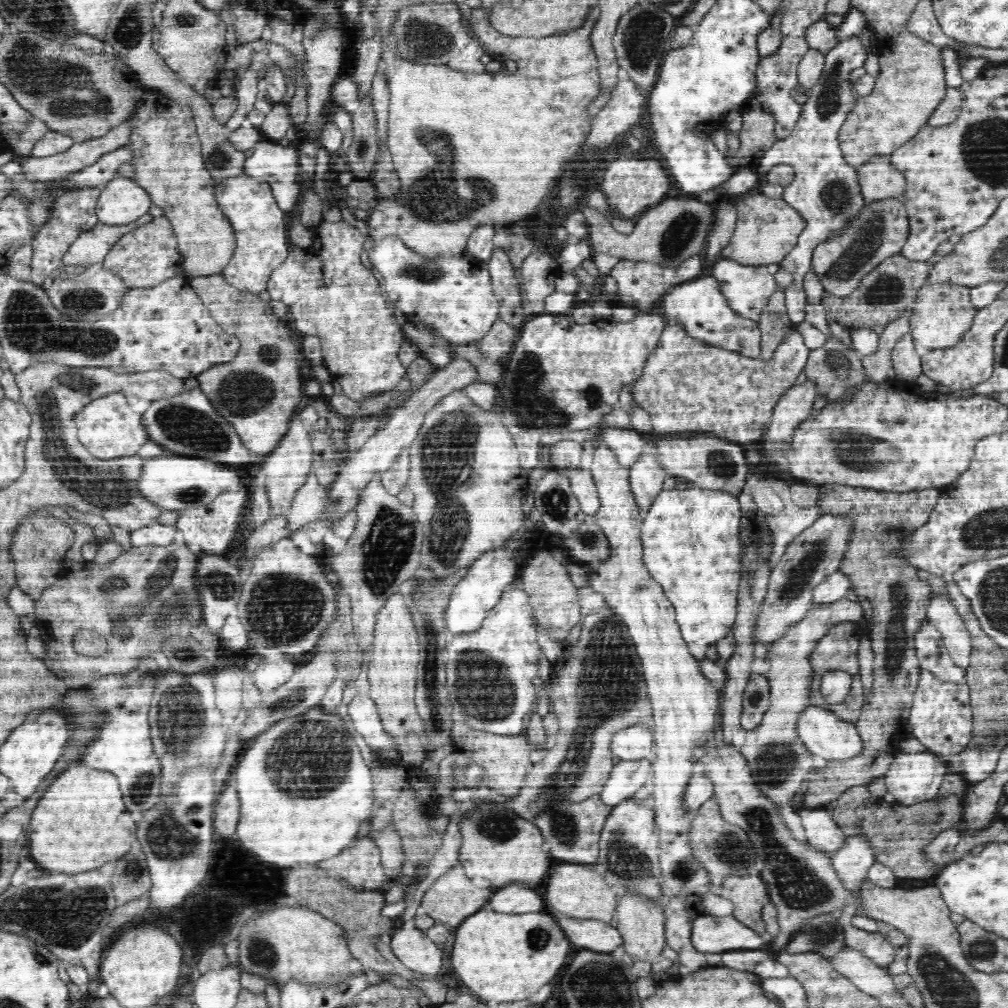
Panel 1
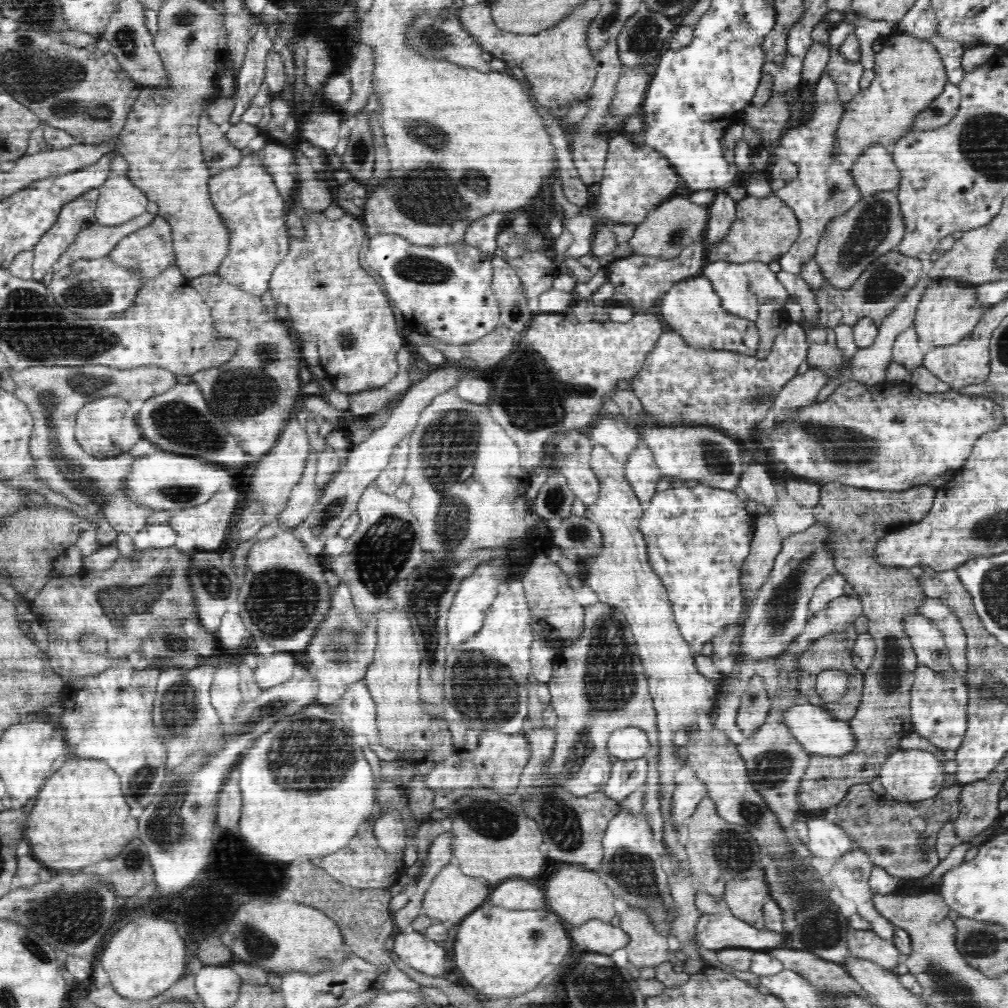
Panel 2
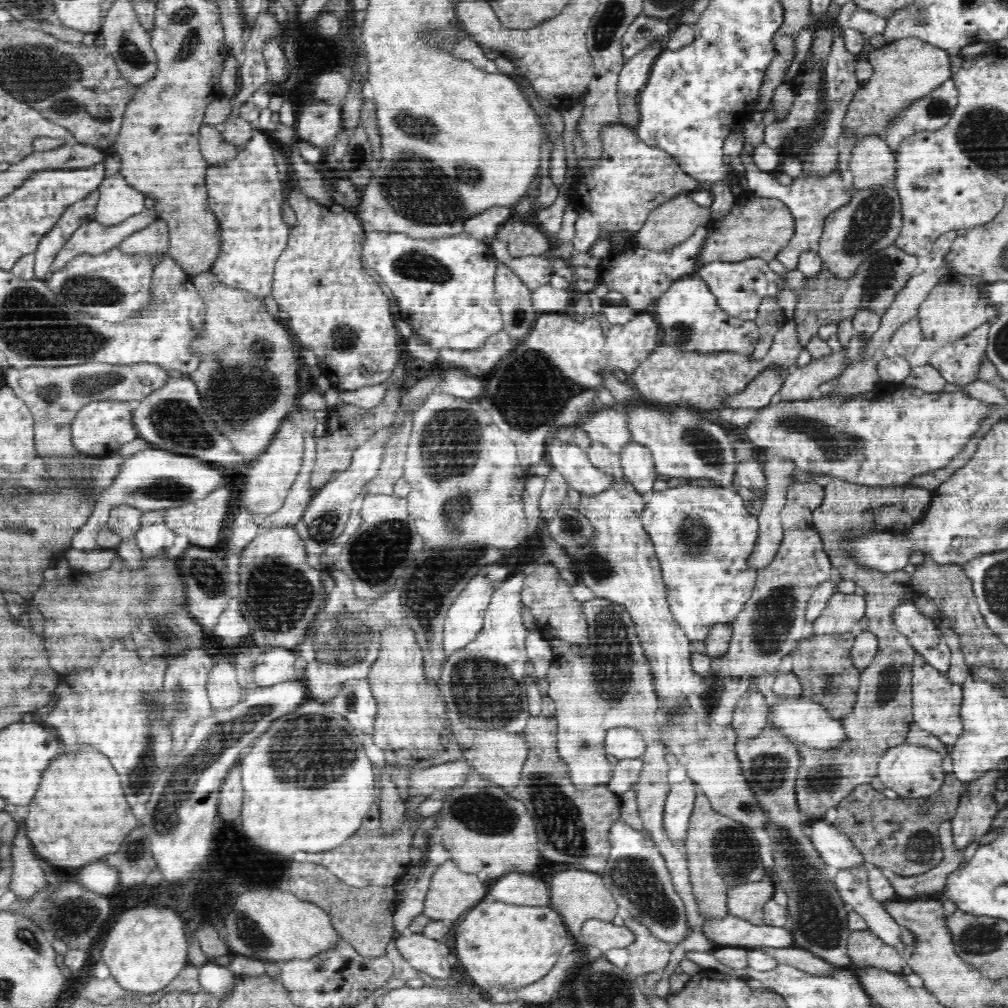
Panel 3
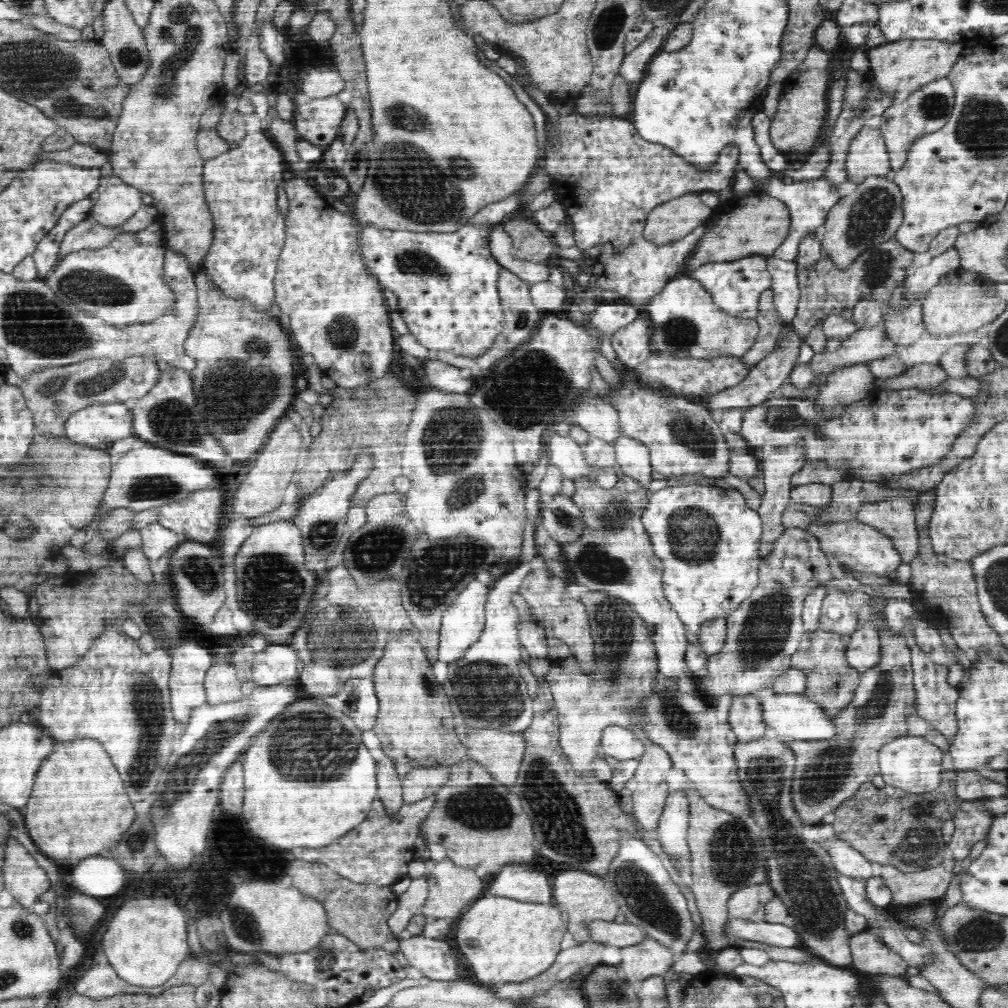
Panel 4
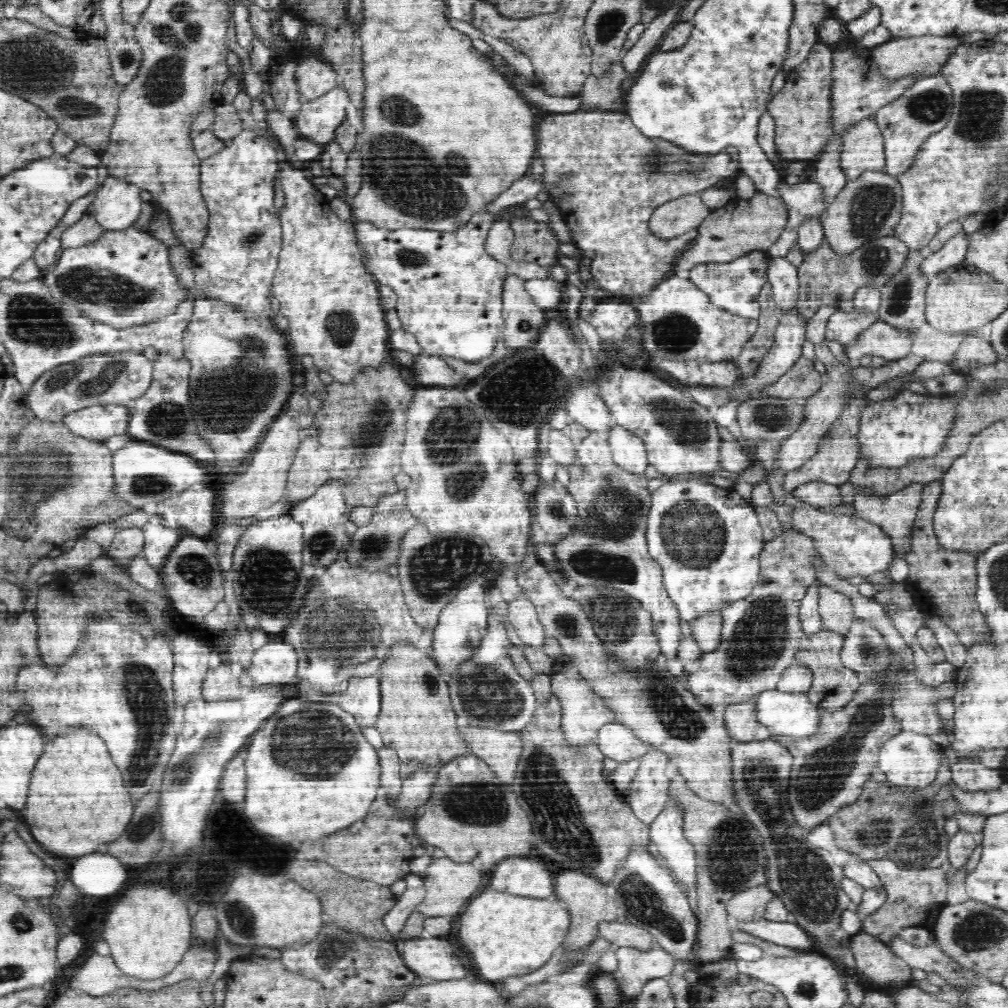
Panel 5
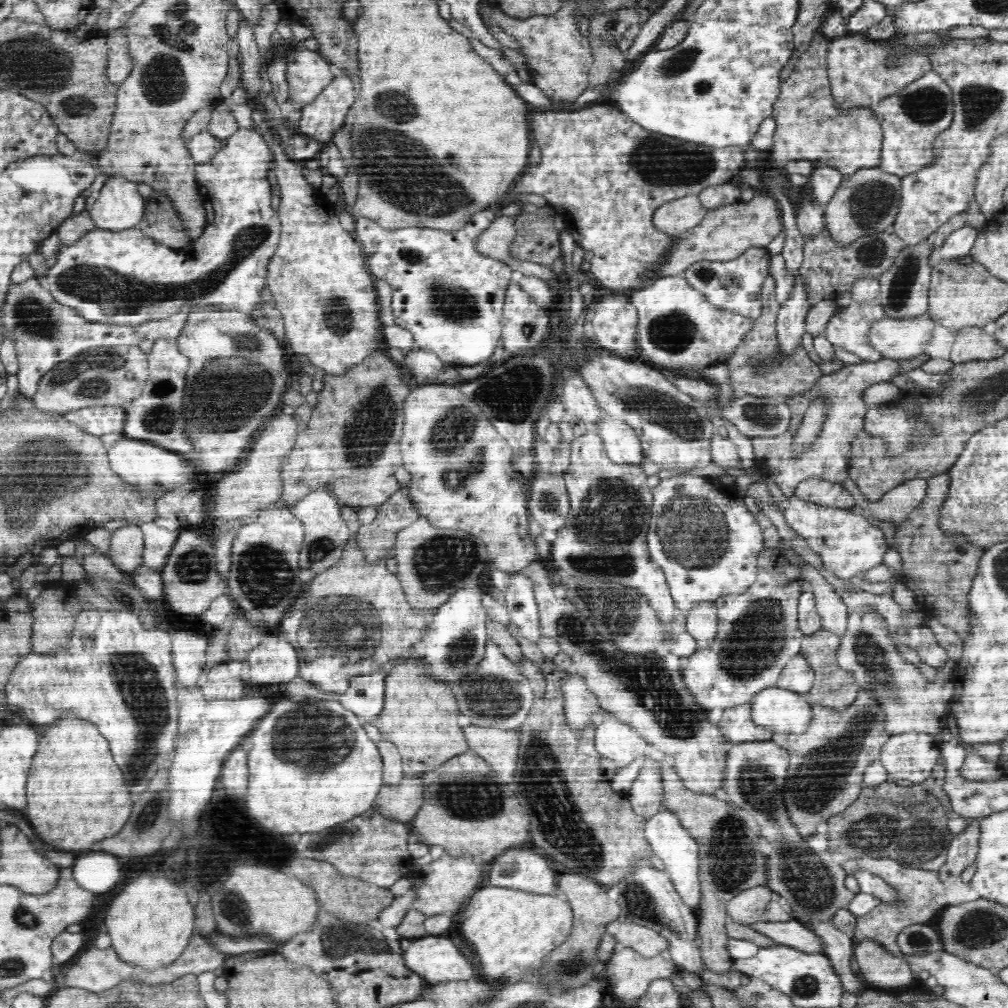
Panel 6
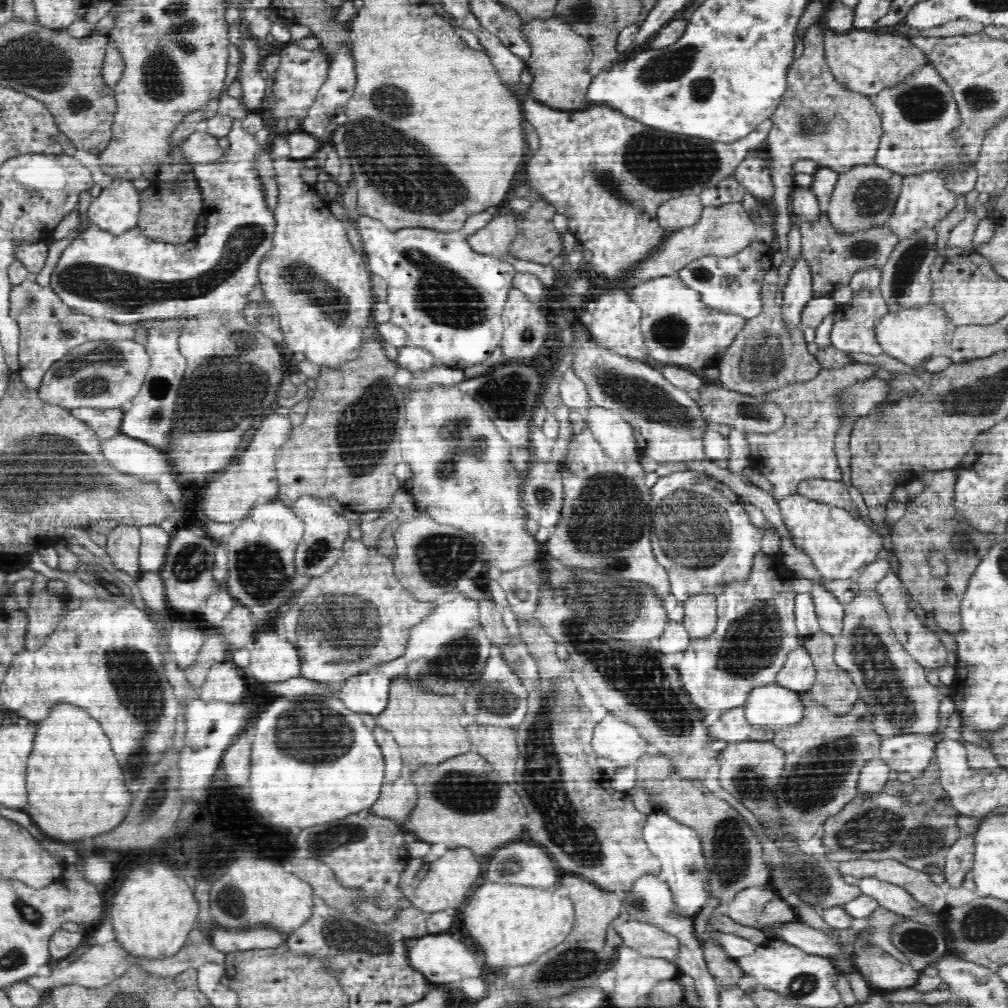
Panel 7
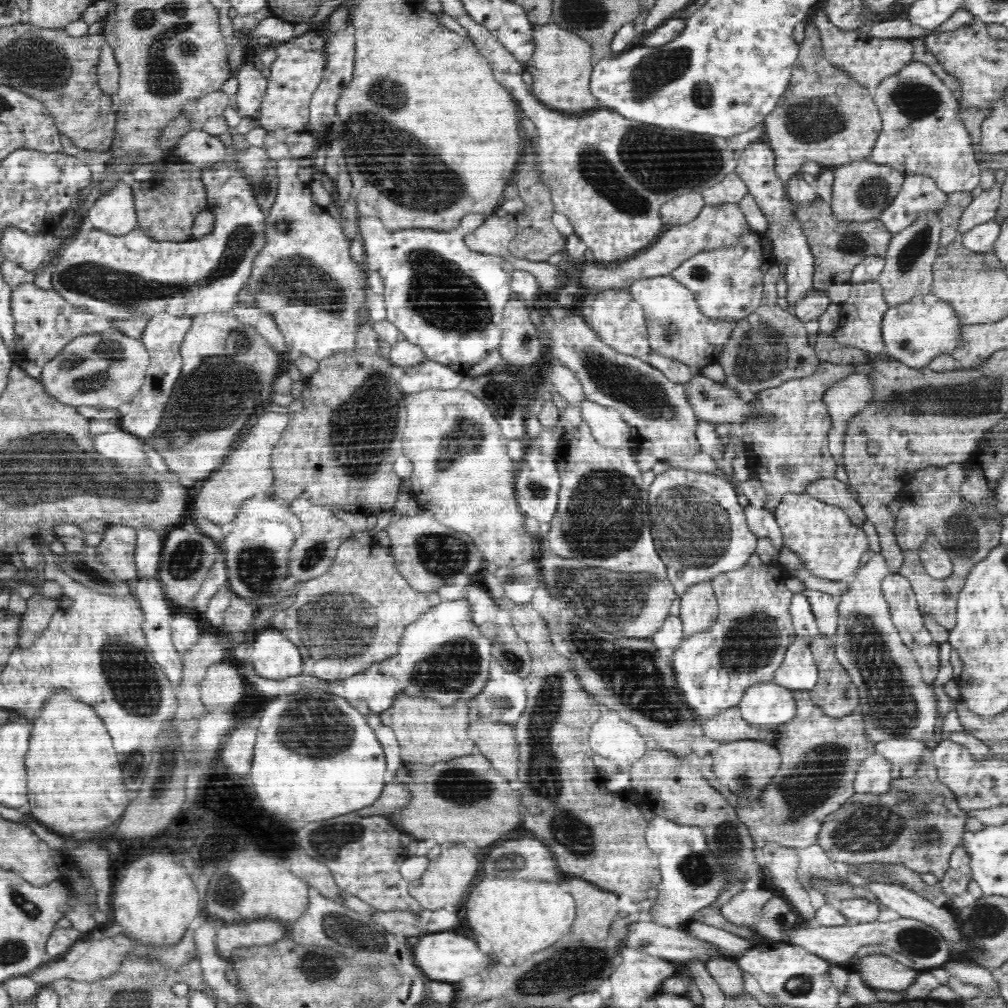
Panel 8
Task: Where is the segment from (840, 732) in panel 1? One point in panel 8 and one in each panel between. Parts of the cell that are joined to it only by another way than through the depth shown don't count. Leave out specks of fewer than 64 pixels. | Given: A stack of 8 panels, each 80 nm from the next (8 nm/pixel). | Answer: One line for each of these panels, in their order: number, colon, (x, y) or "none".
2: (817, 730)
3: (799, 719)
4: (789, 717)
5: (784, 713)
6: (784, 711)
7: (774, 706)
8: (765, 704)

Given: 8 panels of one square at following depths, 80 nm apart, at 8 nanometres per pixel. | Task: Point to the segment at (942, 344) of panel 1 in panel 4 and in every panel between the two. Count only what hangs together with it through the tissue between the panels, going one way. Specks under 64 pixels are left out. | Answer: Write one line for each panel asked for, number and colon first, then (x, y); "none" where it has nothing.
2: (950, 309)
3: (958, 304)
4: (962, 301)

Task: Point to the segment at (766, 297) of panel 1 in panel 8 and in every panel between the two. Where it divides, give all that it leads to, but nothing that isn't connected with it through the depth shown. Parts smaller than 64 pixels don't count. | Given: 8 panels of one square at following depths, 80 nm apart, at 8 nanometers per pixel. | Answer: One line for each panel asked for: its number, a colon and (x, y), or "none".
2: (742, 287)
3: (739, 288)
4: (736, 287)
5: (735, 286)
6: (735, 285)
7: (726, 284)
8: (727, 283)

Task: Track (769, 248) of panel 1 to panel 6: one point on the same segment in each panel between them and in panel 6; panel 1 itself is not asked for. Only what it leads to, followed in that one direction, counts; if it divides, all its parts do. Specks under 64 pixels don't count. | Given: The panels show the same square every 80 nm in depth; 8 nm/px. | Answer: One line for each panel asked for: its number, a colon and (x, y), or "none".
2: (764, 229)
3: (756, 227)
4: (755, 224)
5: (729, 232)
6: (724, 234)

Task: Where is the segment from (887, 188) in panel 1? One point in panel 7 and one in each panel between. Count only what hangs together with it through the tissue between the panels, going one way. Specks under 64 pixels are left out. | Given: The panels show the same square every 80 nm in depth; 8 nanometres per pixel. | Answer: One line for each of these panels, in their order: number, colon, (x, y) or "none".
2: (875, 170)
3: (872, 161)
4: (867, 155)
5: (863, 147)
6: (809, 125)
7: (820, 119)

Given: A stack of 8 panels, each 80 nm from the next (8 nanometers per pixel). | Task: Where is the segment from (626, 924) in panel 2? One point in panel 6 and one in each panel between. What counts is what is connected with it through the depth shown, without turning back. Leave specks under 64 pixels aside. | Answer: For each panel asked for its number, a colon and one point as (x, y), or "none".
3: (647, 954)
4: (649, 958)
5: (636, 967)
6: (633, 973)

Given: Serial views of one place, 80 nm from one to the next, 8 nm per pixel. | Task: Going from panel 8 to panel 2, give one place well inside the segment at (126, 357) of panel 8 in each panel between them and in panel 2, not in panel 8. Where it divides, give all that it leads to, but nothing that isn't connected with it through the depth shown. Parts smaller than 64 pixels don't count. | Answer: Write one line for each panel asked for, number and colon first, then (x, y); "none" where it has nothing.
2: (53, 394)
3: (54, 395)
4: (53, 395)
5: (99, 379)
6: (102, 376)
7: (100, 375)

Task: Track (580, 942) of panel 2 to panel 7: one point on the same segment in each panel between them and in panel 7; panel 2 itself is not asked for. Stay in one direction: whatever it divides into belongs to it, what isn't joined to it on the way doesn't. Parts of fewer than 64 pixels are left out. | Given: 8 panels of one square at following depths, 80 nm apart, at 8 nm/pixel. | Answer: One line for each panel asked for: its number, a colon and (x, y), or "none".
3: (603, 935)
4: (609, 933)
5: (625, 934)
6: (644, 941)
7: (653, 942)

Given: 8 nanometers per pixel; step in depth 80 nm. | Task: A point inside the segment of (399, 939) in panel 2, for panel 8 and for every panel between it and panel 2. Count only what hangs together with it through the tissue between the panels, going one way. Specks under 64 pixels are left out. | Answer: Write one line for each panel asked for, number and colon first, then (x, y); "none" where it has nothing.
3: (424, 954)
4: (432, 957)
5: (432, 957)
6: (434, 958)
7: (441, 960)
8: (443, 956)

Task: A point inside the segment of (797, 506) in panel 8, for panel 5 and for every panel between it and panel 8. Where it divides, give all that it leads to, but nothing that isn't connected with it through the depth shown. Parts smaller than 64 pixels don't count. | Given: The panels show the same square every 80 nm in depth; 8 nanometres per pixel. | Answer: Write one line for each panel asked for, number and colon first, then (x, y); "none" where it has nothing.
5: (851, 546)
6: (847, 544)
7: (839, 546)

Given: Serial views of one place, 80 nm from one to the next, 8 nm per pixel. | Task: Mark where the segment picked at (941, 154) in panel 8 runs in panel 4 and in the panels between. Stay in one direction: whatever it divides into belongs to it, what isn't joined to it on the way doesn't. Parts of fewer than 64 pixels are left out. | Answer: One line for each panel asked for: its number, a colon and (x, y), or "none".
4: (927, 110)
5: (924, 109)
6: (911, 120)
7: (918, 115)

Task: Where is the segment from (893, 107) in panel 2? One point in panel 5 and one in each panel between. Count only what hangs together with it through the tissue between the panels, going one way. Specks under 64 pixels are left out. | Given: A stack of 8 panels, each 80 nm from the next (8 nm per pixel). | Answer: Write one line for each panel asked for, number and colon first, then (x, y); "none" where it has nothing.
3: (904, 70)
4: (899, 68)
5: (899, 57)

